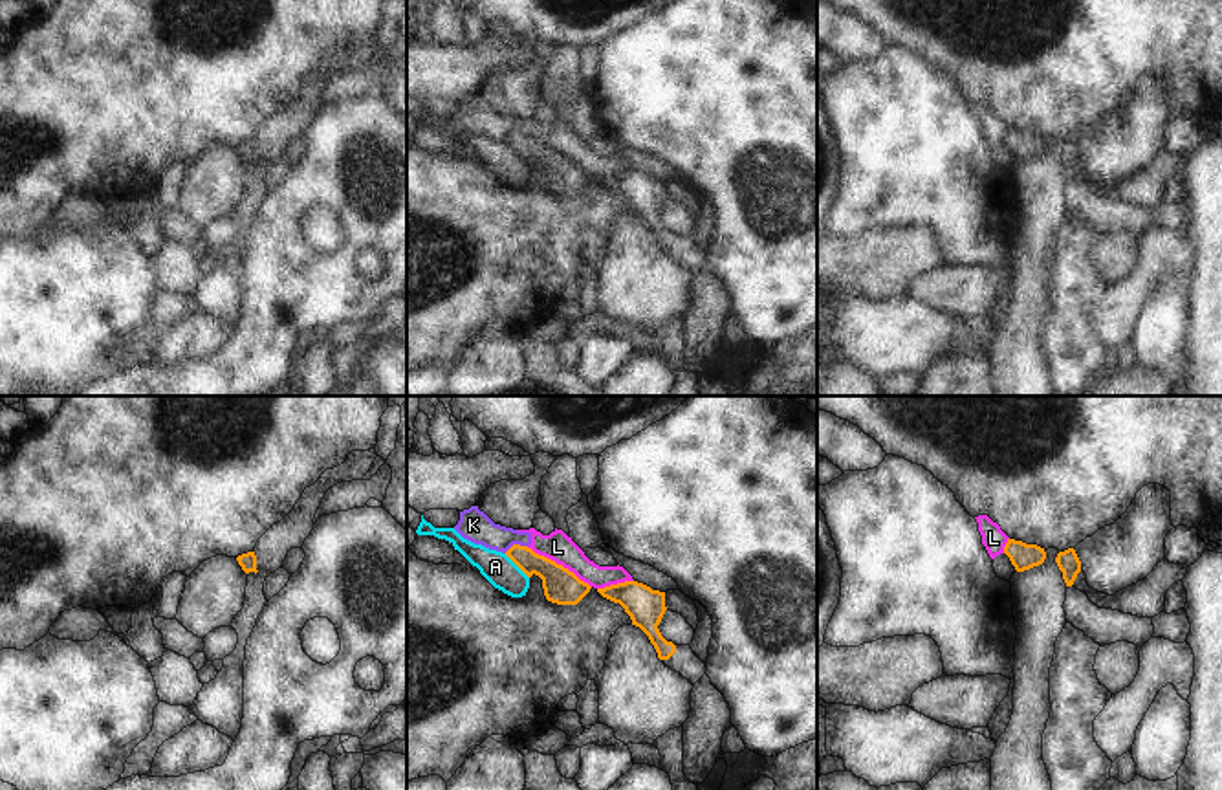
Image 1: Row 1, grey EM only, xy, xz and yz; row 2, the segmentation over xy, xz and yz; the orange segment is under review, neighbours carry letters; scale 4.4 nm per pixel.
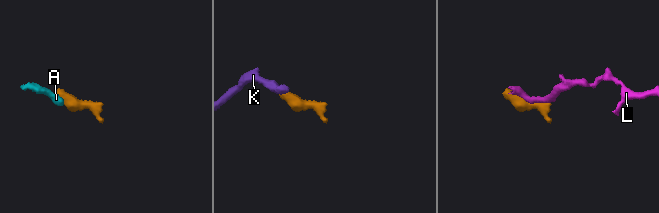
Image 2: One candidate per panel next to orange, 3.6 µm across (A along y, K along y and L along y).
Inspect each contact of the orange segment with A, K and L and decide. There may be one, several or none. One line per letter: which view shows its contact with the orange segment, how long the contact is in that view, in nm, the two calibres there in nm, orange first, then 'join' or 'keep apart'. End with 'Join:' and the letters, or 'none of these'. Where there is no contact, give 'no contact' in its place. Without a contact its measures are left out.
A: meets orange in xz; contact 160 nm long; 160 nm thick on the orange side, 140 nm on the other; keep apart
K: meets orange in xz; contact 110 nm long; 140 nm thick on the orange side, 140 nm on the other; keep apart
L: meets orange in xz; contact 340 nm long; 160 nm thick on the orange side, 130 nm on the other; keep apart
Join: none of these

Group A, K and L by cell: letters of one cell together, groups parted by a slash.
A / K L

